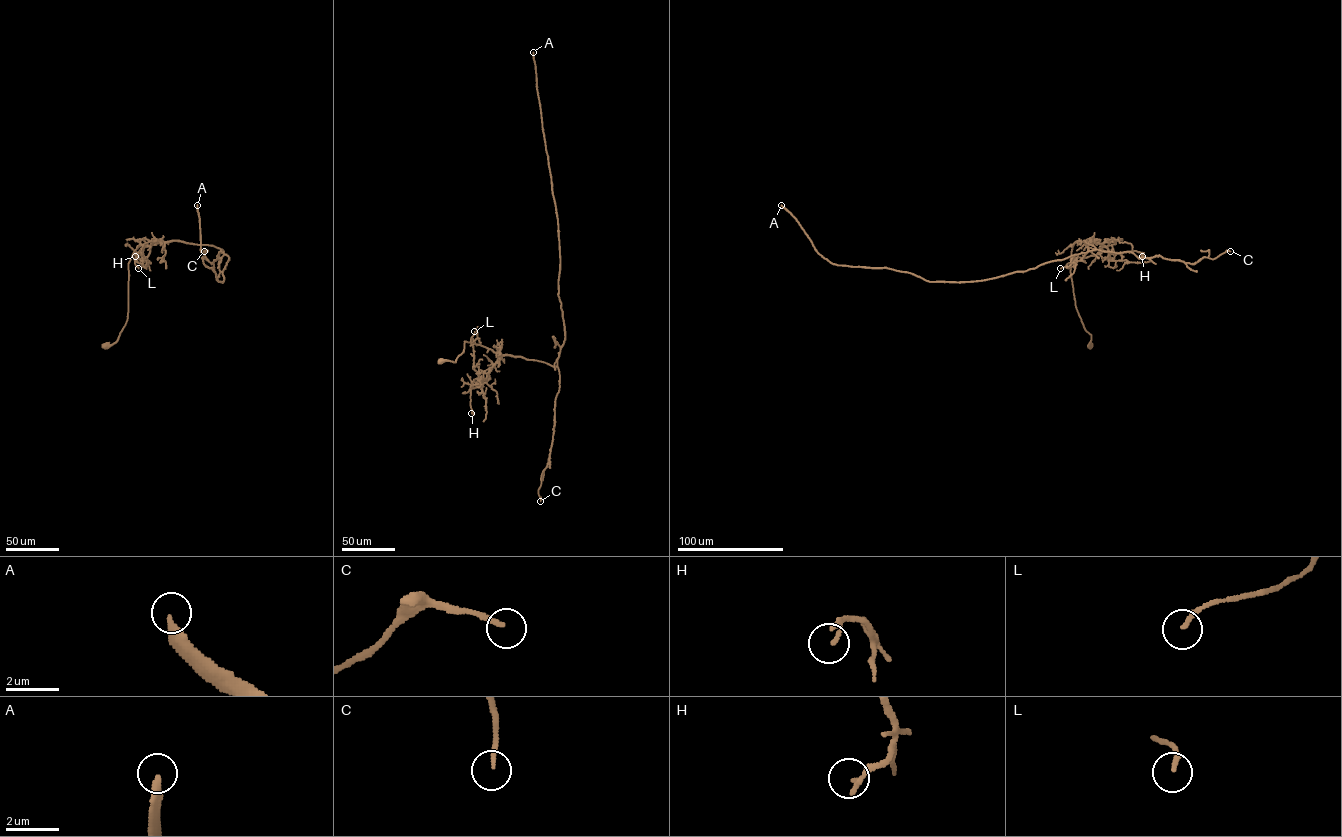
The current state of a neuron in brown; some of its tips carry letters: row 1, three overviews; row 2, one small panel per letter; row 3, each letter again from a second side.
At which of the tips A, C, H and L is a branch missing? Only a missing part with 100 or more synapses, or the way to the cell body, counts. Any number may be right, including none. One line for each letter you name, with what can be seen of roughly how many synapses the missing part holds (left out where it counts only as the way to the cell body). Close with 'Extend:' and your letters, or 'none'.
A: 140 synapses
Extend: A

